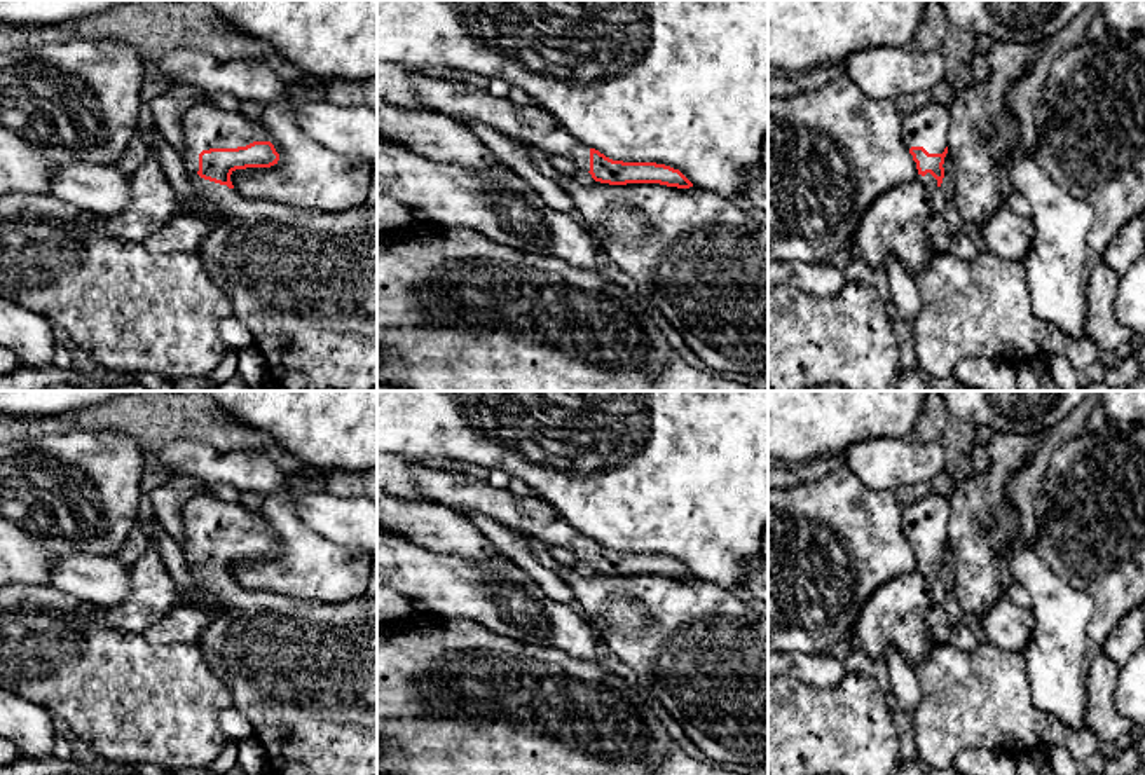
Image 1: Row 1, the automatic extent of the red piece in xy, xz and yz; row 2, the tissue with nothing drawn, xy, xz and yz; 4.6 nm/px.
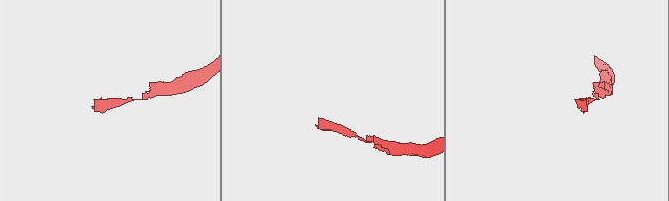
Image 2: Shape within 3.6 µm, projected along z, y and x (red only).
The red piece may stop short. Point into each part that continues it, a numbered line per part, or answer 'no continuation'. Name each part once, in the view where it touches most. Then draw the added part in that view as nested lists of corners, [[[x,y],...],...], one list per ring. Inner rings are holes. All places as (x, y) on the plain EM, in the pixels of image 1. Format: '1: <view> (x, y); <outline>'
1: xy (304, 674); [[[197,494],[183,506],[185,538],[180,545],[194,586],[204,592],[213,607],[199,648],[206,663],[232,693],[234,707],[251,723],[267,756],[272,775],[377,775],[377,597],[344,604],[298,600],[293,597],[248,590],[227,576],[197,566],[199,545],[209,539],[237,539],[269,532],[260,508],[227,503],[216,496]]]

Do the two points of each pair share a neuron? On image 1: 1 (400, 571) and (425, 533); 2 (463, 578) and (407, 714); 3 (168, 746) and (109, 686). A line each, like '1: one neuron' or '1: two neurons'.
1: two neurons
2: two neurons
3: one neuron

